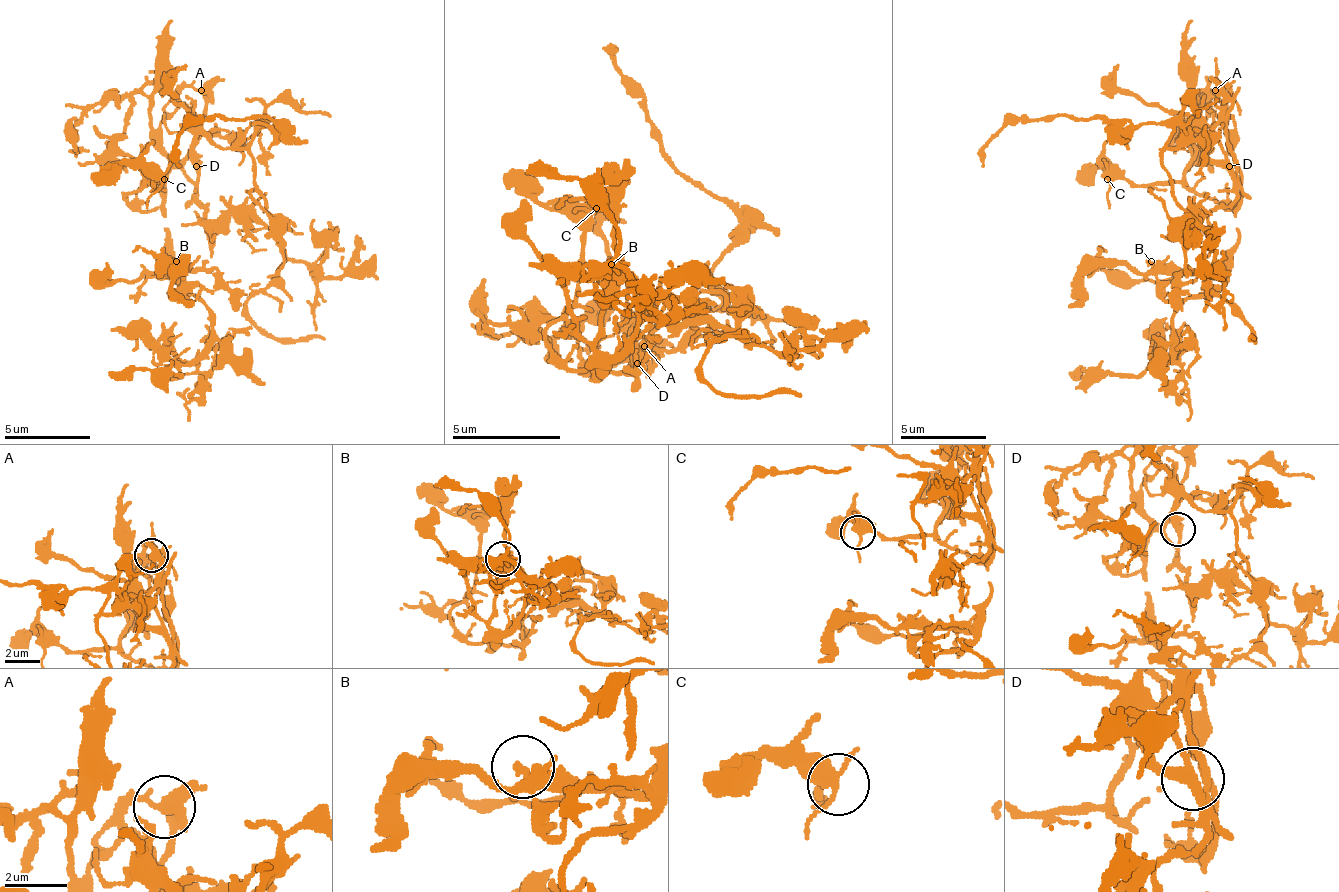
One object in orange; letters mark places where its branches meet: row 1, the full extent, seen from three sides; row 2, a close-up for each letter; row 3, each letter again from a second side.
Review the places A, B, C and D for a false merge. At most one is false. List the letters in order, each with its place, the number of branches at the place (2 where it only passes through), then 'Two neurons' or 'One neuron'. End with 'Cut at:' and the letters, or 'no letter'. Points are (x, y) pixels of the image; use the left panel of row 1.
A: Place: (201, 90). Branches: 4. One neuron
B: Place: (176, 261). Branches: 4. One neuron
C: Place: (164, 179). Branches: 4. One neuron
D: Place: (196, 166). Branches: 4. One neuron
Cut at: no letter

